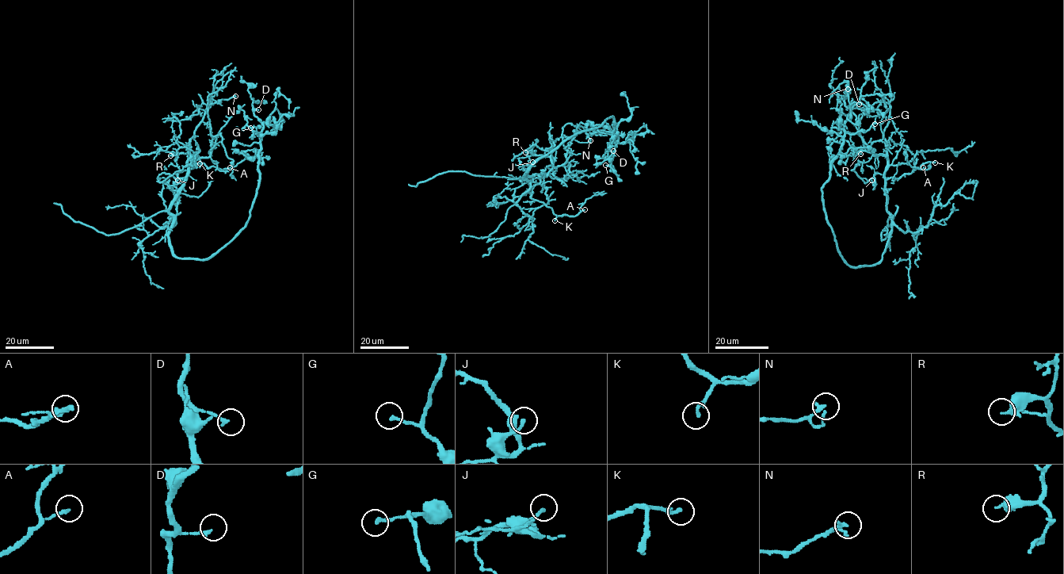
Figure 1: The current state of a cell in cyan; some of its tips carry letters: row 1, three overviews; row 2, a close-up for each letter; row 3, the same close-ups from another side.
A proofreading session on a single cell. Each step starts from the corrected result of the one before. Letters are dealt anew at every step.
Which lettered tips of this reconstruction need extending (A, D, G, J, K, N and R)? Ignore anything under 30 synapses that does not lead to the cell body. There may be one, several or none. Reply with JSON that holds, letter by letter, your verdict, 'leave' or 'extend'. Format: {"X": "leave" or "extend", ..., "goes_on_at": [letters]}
{"A": "leave", "D": "leave", "G": "leave", "J": "leave", "K": "leave", "N": "leave", "R": "leave", "goes_on_at": []}

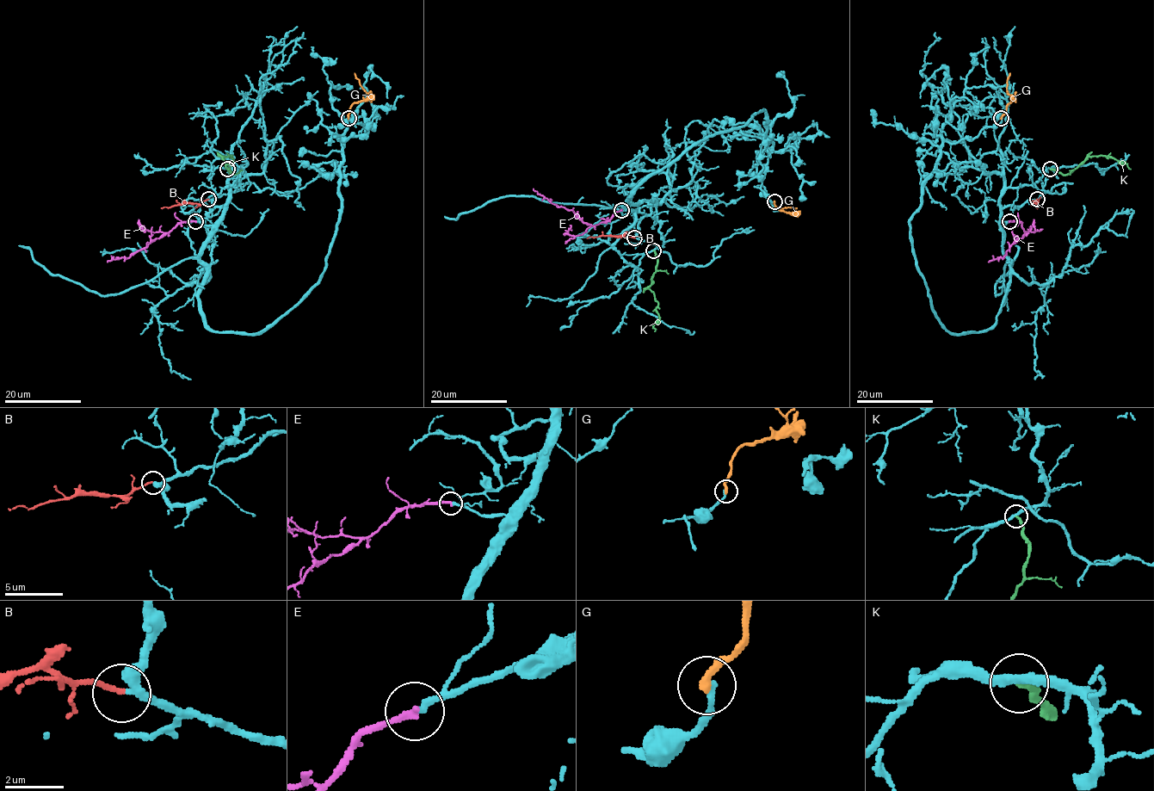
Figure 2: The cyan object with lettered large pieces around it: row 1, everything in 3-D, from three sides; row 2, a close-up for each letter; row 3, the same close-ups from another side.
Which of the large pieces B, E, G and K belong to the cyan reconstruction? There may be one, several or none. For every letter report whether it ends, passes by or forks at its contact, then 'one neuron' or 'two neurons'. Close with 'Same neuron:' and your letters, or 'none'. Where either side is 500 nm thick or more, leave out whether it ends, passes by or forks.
B: it ends | one neuron
E: it ends | one neuron
G: it ends | two neurons
K: it ends | two neurons
Same neuron: B, E

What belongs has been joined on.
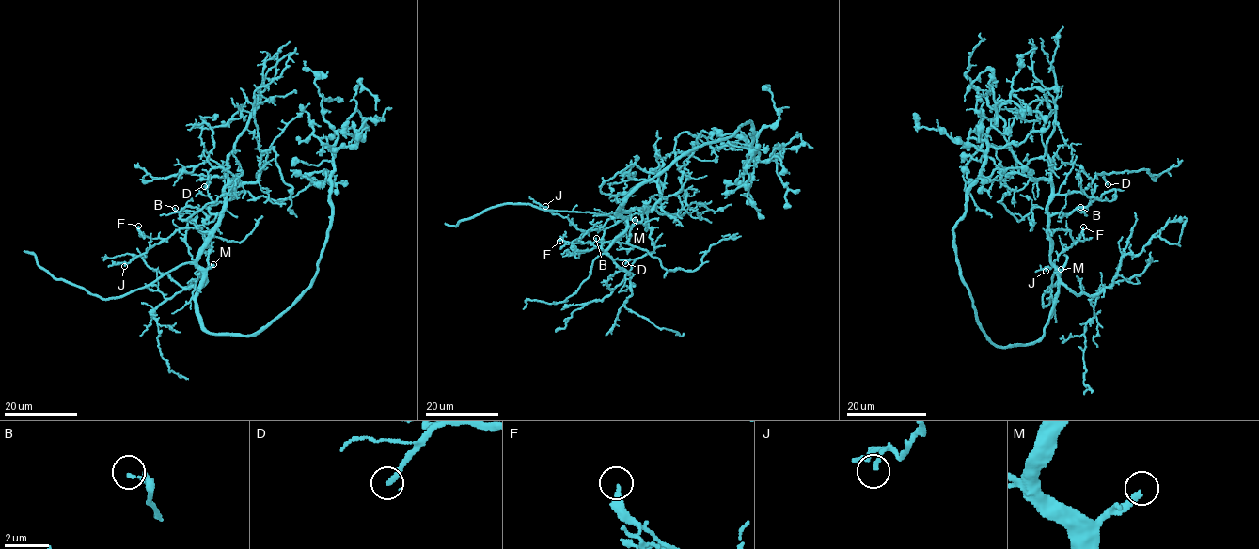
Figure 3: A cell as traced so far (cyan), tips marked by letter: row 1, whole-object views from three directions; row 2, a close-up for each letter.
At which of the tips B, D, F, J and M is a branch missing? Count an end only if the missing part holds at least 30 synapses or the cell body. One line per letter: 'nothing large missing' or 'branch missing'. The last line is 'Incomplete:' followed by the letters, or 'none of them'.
B: nothing large missing
D: branch missing
F: nothing large missing
J: nothing large missing
M: branch missing
Incomplete: D, M

